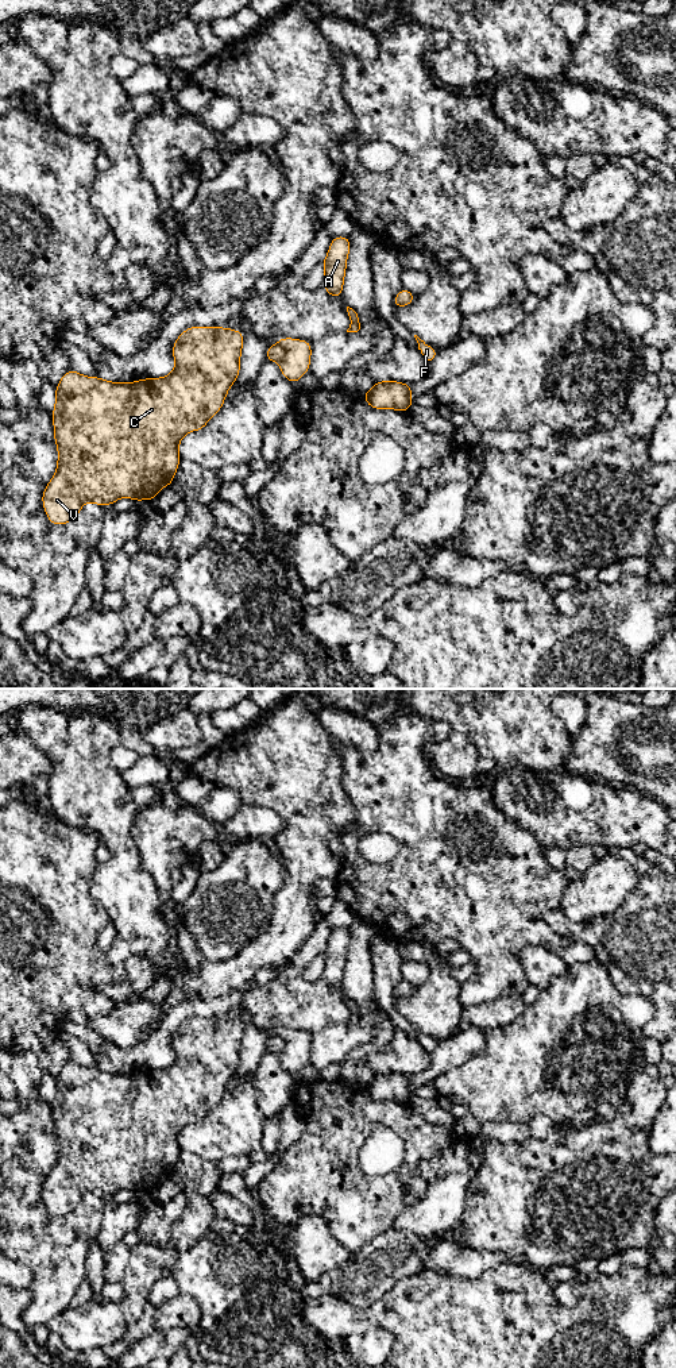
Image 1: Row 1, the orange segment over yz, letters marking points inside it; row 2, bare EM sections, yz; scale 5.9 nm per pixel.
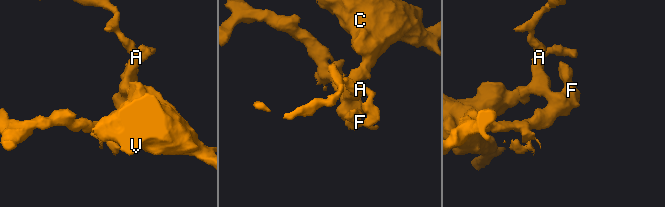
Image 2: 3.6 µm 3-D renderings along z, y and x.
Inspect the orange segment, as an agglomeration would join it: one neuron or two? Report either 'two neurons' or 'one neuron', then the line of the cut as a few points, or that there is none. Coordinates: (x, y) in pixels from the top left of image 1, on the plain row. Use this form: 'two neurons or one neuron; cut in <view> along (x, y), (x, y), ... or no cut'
two neurons; cut in yz along (277, 1035), (284, 1040), (284, 1049), (279, 1054)

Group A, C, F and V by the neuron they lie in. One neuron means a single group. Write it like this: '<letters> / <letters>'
A F / C V

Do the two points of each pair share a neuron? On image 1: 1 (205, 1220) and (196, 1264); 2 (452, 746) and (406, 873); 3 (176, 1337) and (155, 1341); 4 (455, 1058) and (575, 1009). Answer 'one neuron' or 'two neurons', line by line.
1: two neurons
2: two neurons
3: one neuron
4: two neurons

